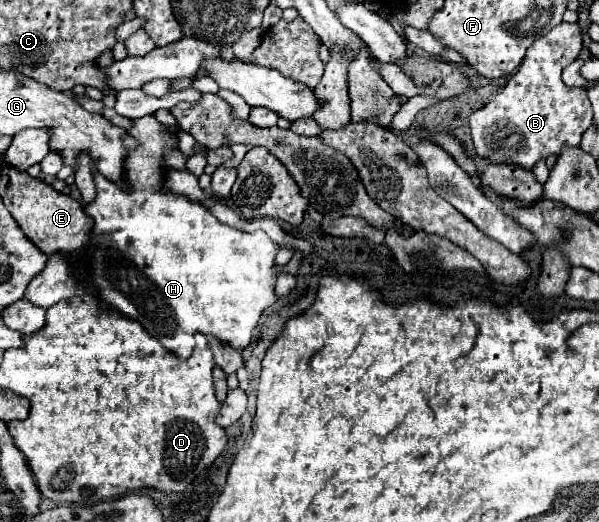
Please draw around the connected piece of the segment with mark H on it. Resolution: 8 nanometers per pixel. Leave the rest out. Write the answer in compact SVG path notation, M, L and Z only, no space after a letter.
M147 114L147 116L143 116L143 118L131 120L131 128L127 130L127 134L133 136L139 146L125 152L125 162L123 162L123 166L125 166L125 168L123 168L123 182L125 182L125 186L119 186L119 184L111 182L109 178L97 174L97 168L93 166L93 182L95 182L97 194L95 194L95 200L89 202L89 204L85 204L85 208L83 208L85 214L89 214L89 216L93 218L93 222L95 222L95 224L93 224L93 230L91 230L91 234L89 234L89 248L83 248L83 250L81 250L81 252L83 252L83 260L87 260L87 272L83 272L85 278L75 278L75 276L77 276L77 274L73 274L73 264L75 264L75 260L73 260L71 256L63 254L63 252L57 252L57 254L51 254L51 256L49 256L49 260L47 260L47 264L45 264L45 270L41 270L41 274L37 274L37 278L33 278L33 282L27 286L25 298L27 298L29 302L33 302L35 306L49 308L49 306L57 304L59 300L95 292L105 304L109 304L109 306L113 306L115 310L121 310L121 314L125 314L125 316L129 316L129 318L141 322L149 334L153 334L167 350L175 352L175 354L177 354L179 358L183 358L183 360L189 358L191 352L193 352L193 332L213 334L215 338L227 342L229 346L233 346L233 348L237 348L237 350L243 350L243 348L253 340L253 330L255 330L255 326L259 324L261 314L263 314L263 312L275 302L275 298L277 298L277 296L275 296L275 278L277 278L277 272L273 272L273 264L275 264L273 260L275 260L275 254L277 254L275 244L273 244L271 238L269 238L265 232L261 232L261 230L257 230L257 232L241 232L241 230L237 230L237 228L231 228L231 226L219 222L201 202L193 202L193 200L189 200L189 198L185 198L185 196L181 196L181 194L173 194L171 190L165 190L165 178L167 178L165 148L167 148L167 146L177 148L177 142L179 142L179 140L177 140L177 136L173 136L173 134L167 130L167 126L163 126L163 124L155 118L155 114Z

